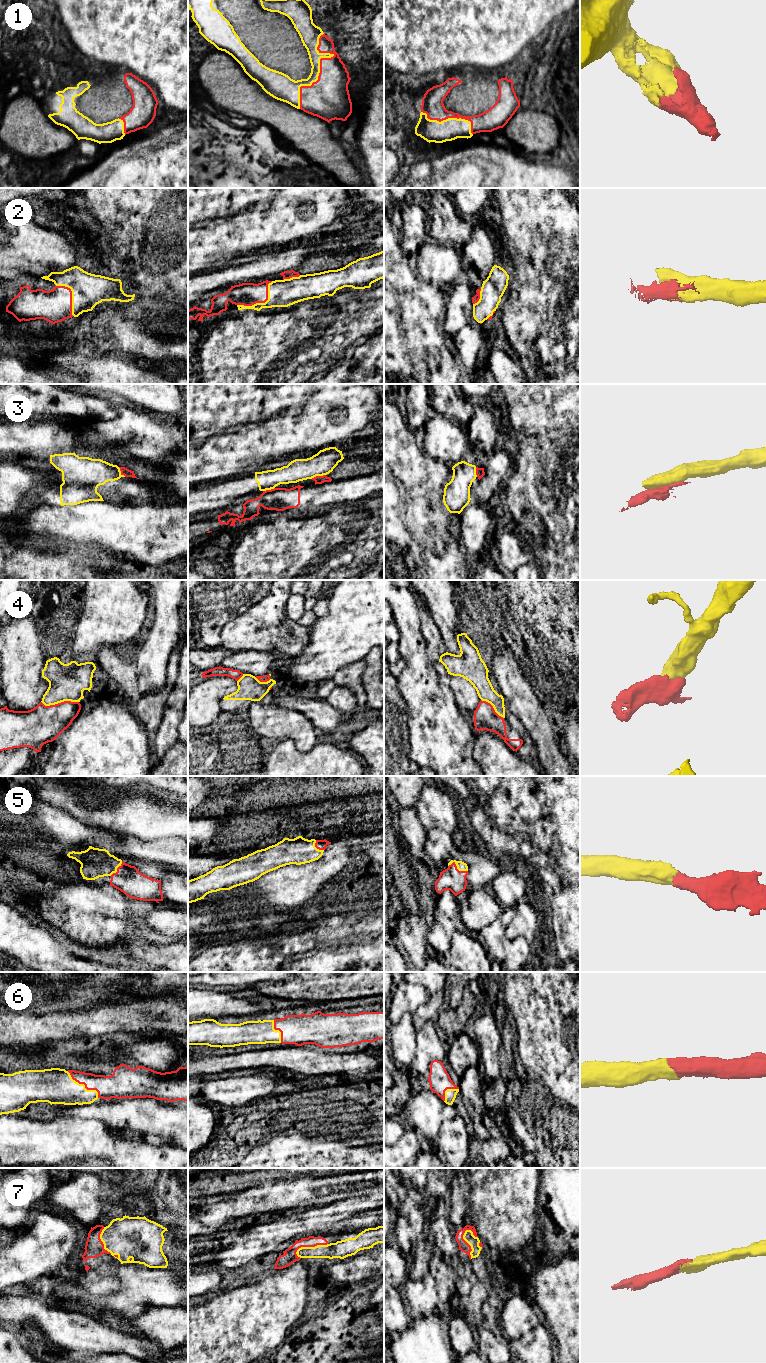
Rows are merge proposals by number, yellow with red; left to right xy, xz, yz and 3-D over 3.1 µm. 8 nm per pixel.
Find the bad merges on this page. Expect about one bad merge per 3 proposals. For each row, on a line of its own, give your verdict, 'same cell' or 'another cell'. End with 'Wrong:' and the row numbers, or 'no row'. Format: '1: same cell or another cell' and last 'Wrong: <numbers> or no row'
1: same cell
2: same cell
3: another cell
4: another cell
5: same cell
6: same cell
7: same cell
Wrong: 3, 4

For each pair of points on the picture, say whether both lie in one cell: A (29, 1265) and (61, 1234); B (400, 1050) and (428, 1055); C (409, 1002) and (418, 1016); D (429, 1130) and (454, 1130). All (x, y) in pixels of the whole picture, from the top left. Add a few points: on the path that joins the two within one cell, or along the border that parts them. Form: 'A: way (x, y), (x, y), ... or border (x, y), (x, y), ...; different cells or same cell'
A: way (37, 1257), (53, 1241); same cell
B: border (417, 1032), (416, 1054), (410, 1065); different cells
C: border (430, 996), (412, 1014); different cells
D: border (456, 1114), (442, 1122), (439, 1135), (433, 1143); different cells

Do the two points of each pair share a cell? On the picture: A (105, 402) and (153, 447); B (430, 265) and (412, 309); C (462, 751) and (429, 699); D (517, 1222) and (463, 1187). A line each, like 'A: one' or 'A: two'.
A: two
B: two
C: one
D: two

